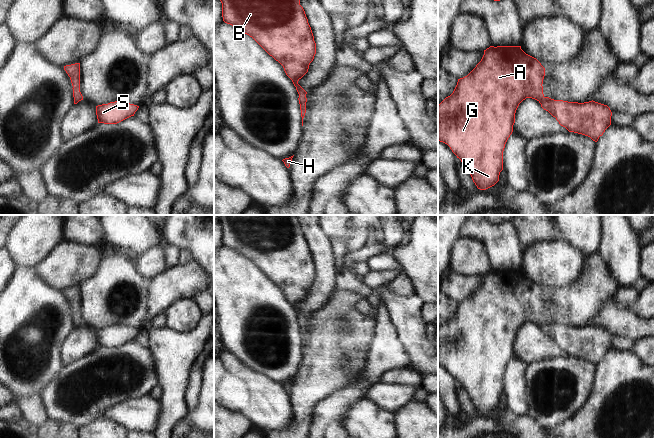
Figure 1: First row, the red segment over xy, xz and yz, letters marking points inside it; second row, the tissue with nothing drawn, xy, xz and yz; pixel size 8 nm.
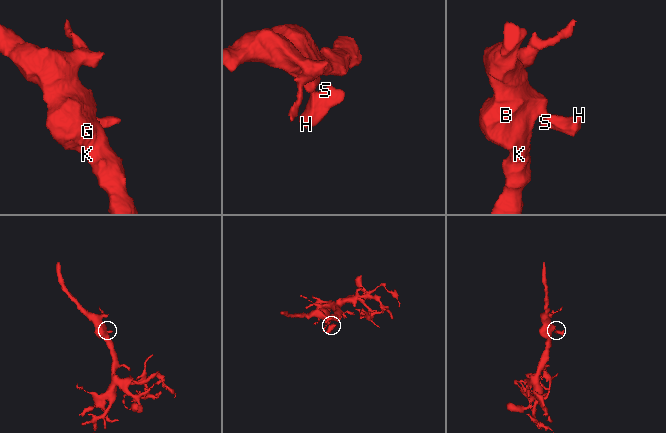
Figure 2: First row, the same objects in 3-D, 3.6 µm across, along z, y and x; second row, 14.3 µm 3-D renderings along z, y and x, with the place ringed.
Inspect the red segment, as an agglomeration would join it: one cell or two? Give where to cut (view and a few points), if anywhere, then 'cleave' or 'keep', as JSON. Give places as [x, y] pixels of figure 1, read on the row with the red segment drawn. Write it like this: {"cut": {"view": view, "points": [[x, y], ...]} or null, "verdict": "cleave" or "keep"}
{"cut": null, "verdict": "keep"}

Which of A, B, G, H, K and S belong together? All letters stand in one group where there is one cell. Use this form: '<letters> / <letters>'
A B G H K S

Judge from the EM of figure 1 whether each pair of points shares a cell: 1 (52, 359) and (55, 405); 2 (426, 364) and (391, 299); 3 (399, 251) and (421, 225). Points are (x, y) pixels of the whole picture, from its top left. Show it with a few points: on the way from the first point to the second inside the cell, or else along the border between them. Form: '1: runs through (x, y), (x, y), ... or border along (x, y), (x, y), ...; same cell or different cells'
1: border along (65, 365), (40, 396); different cells
2: runs through (418, 348), (406, 315); same cell
3: runs through (406, 248), (421, 232); same cell

